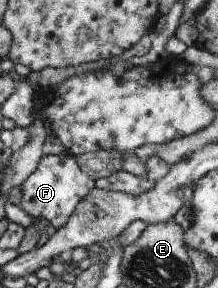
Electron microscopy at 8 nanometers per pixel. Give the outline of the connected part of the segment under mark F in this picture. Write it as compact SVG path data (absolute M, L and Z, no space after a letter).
M66 152L65 156L45 154L38 169L20 187L22 197L20 208L34 220L50 223L56 230L64 227L75 207L97 187L96 180L80 169L75 156Z

